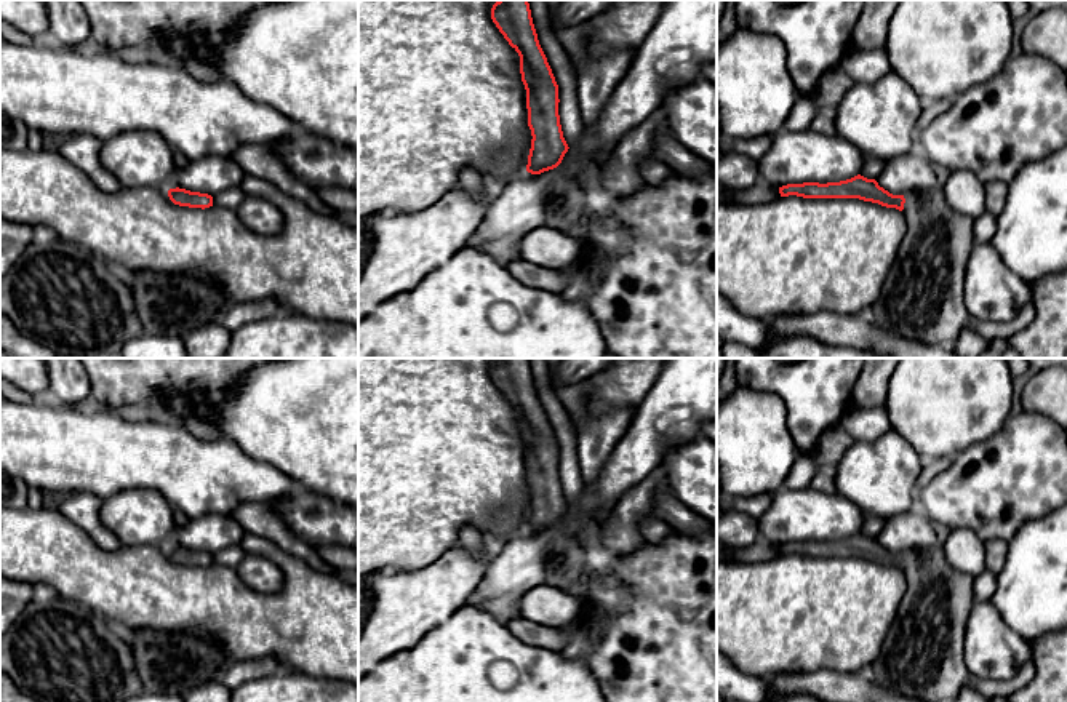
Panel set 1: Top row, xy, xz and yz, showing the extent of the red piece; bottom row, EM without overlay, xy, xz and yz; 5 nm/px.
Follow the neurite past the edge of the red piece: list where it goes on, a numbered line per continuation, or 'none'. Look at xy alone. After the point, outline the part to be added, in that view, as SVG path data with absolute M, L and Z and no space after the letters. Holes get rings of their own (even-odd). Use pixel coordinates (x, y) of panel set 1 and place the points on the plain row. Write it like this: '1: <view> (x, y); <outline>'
none

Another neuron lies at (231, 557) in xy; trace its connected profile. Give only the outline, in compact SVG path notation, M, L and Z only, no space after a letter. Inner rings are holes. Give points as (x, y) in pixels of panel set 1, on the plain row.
M240 545L227 547L213 555L213 563L235 569L245 558L245 550Z

